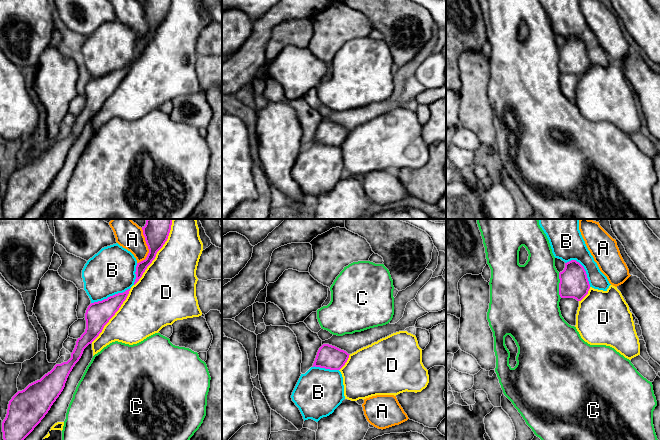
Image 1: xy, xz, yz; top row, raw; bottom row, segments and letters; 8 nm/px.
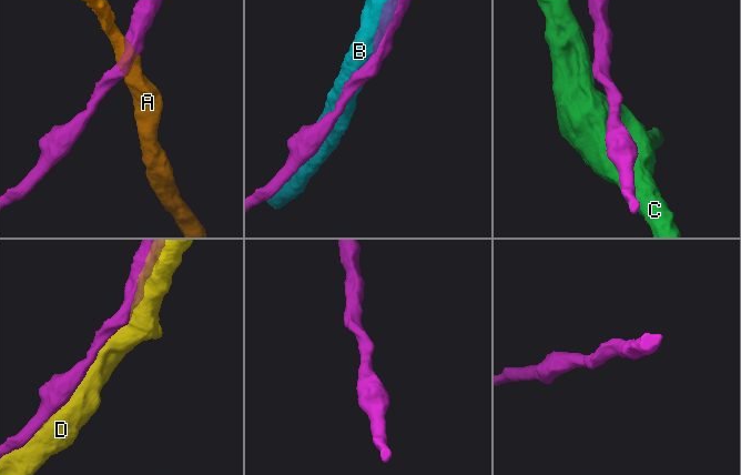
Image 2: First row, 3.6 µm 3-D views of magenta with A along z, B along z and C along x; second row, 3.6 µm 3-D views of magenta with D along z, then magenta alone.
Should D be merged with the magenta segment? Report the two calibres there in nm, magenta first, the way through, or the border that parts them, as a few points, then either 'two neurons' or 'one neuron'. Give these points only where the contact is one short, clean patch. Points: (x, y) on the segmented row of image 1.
calibres 200 and 400 nm; one neuron

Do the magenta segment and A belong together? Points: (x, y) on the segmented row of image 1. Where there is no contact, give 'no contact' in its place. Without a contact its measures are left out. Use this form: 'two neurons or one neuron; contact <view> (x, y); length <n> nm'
two neurons; contact xy (148, 247); length 300 nm

